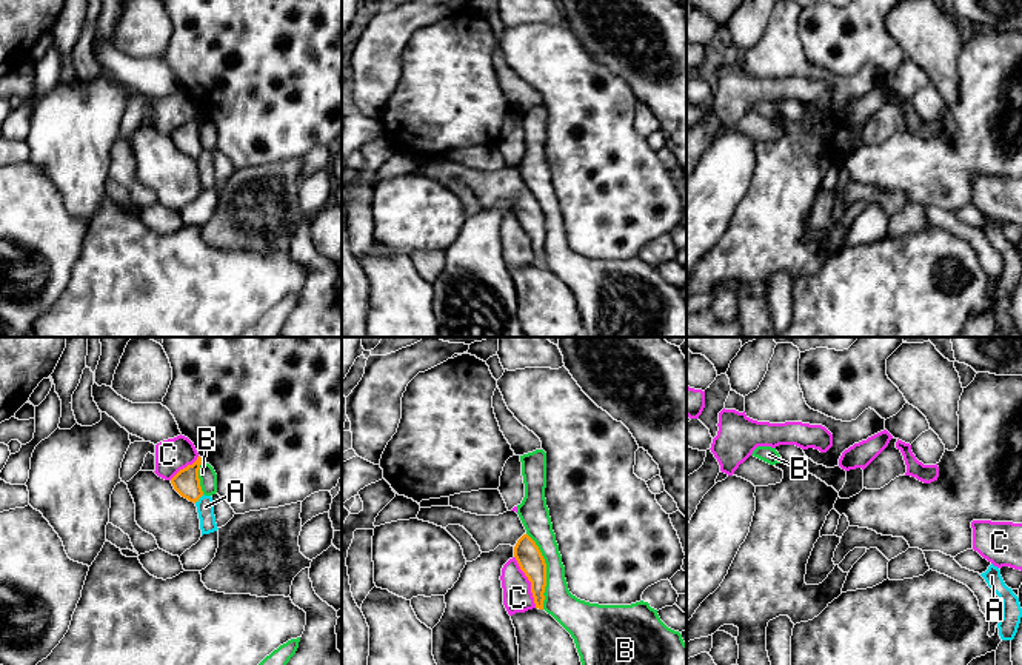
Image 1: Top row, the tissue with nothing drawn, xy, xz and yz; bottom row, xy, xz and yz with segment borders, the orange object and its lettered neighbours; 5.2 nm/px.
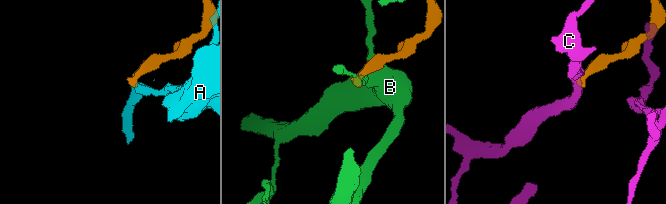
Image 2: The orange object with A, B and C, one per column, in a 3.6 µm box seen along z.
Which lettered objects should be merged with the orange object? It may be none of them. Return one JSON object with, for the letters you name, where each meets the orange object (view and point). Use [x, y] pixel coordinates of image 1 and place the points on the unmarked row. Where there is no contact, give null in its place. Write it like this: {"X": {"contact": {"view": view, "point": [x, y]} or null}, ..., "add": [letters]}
{"add": []}

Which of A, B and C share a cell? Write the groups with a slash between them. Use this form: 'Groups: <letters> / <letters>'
Groups: A / B / C

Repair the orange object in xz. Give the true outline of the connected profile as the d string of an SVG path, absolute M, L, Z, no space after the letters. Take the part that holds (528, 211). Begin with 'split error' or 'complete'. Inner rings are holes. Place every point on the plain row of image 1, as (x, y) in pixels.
split error | M431 162L420 163L417 174L442 183L448 180L463 182L477 197L482 208L494 206L499 200L511 200L520 225L531 237L536 263L543 265L546 219L516 166L506 166L499 171L477 171L453 162Z

